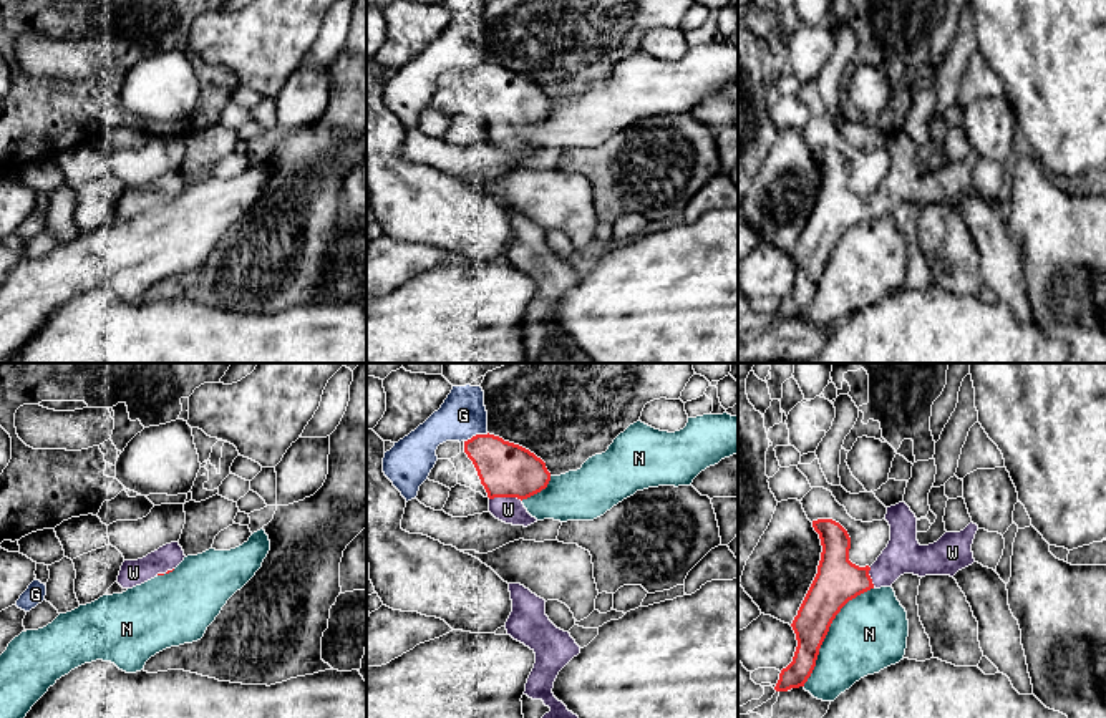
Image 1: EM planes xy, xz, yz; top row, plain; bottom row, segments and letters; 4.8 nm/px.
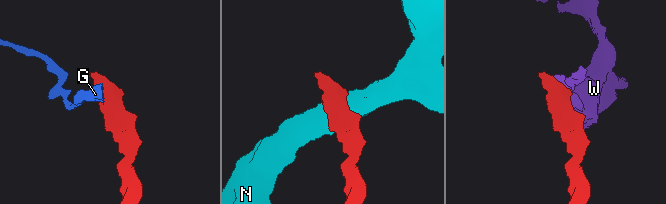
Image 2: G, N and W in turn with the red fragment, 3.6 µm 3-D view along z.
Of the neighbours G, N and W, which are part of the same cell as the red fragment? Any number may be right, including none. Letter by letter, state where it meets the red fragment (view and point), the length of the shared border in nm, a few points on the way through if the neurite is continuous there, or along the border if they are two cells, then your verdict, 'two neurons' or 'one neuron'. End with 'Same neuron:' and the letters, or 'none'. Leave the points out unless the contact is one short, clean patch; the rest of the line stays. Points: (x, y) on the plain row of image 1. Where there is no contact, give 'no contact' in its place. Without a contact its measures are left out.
G: contact xz (476, 63); length 130 nm; two neurons
N: contact yz (828, 259); length 600 nm; two neurons
W: contact xz (506, 125); length 160 nm; one neuron
Same neuron: W

